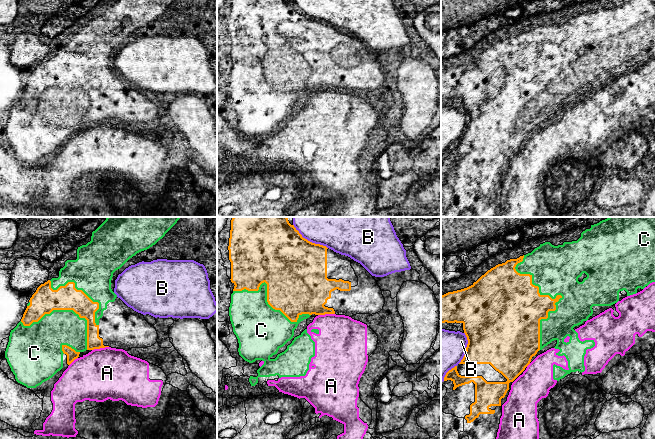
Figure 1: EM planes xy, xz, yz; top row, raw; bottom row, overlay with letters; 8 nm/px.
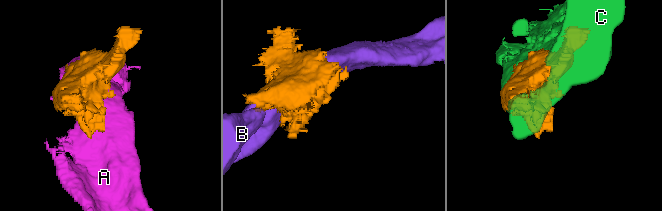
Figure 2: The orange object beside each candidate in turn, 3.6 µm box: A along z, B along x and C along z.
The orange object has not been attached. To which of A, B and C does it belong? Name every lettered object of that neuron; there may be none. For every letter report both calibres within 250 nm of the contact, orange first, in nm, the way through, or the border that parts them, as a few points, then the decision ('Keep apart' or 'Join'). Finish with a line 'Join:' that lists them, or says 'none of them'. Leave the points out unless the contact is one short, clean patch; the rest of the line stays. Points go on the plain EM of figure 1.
A: Thickness 110 nm (orange) against 420 nm. Keep apart
B: Thickness 500 nm (orange) against 240 nm. Keep apart
C: Thickness 280 nm (orange) against 380 nm. Keep apart
Join: none of them

